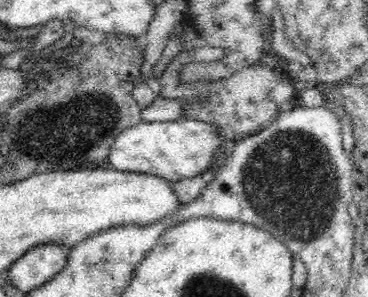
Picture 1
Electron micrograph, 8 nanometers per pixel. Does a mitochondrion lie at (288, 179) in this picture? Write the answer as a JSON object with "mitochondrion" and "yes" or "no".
{"mitochondrion":"yes"}

